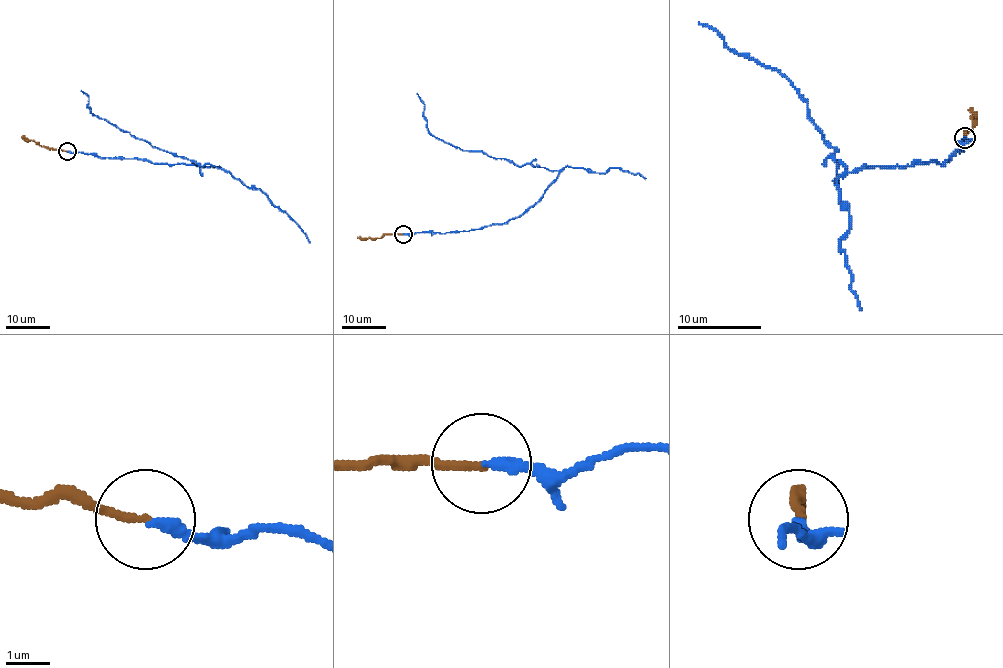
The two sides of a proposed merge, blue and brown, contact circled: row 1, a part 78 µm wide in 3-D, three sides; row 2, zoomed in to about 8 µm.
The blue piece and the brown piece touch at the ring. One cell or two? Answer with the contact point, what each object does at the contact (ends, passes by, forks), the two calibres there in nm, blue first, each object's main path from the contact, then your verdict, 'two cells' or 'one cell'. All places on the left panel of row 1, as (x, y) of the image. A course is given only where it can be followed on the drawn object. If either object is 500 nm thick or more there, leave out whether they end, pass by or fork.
place (67, 151); blue ends; brown ends; calibres 240 and 170 nm; course blue (68, 151), (222, 170), (209, 164), (198, 166), (100, 119), (91, 112), (89, 98), (81, 90); course brown (67, 151), (48, 149), (21, 136); one cell

